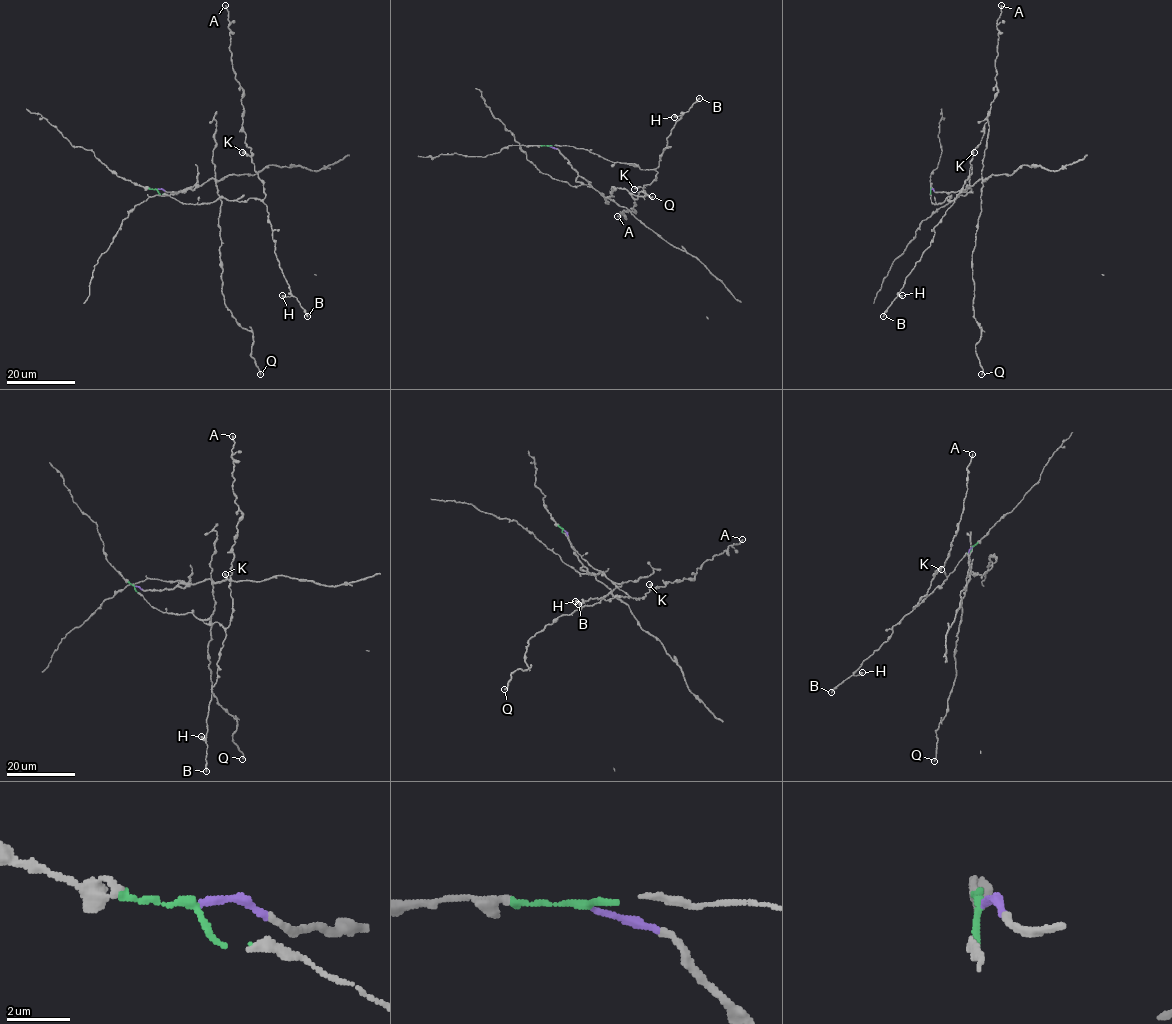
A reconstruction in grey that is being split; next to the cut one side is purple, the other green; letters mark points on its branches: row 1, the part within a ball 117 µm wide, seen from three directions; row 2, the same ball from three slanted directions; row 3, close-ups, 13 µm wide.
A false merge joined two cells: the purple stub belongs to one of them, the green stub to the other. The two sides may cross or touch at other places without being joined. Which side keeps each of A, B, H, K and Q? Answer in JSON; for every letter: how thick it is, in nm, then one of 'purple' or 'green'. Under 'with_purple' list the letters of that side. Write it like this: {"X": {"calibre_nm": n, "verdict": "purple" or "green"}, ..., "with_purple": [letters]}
{"A": {"calibre_nm": 200, "verdict": "green"}, "B": {"calibre_nm": 240, "verdict": "green"}, "H": {"calibre_nm": 400, "verdict": "green"}, "K": {"calibre_nm": 440, "verdict": "green"}, "Q": {"calibre_nm": 200, "verdict": "purple"}, "with_purple": ["Q"]}

